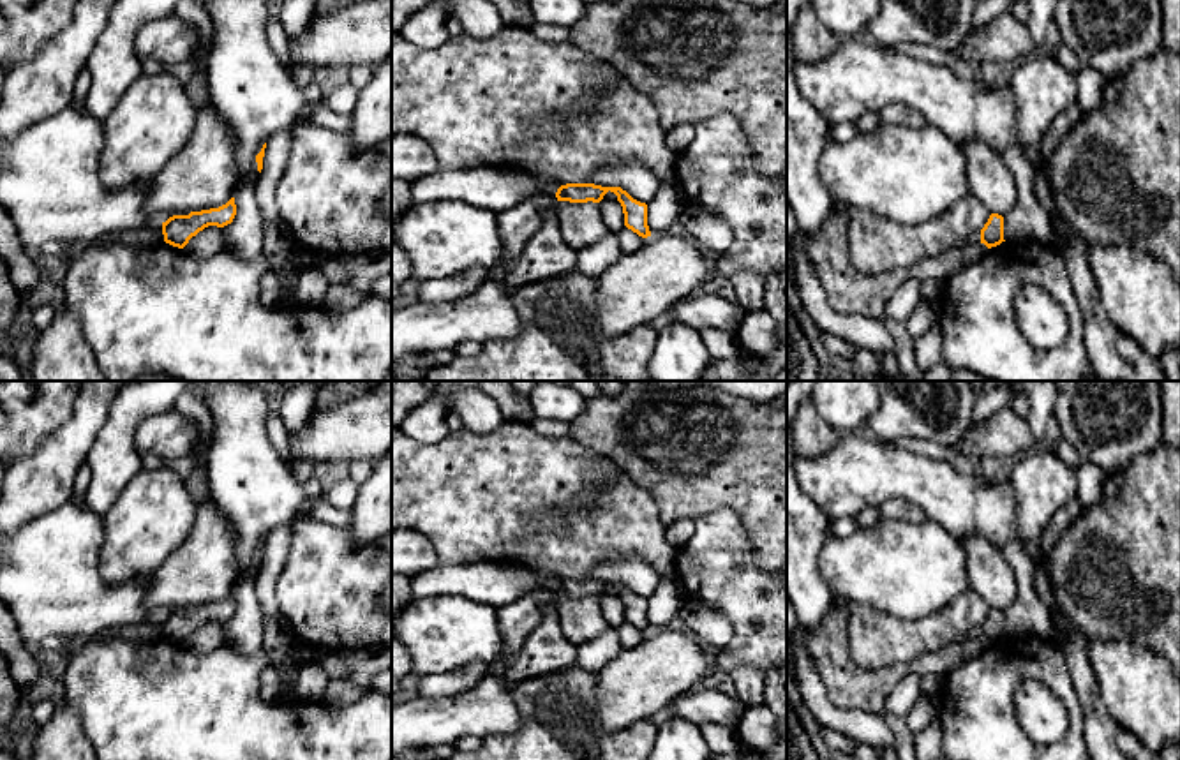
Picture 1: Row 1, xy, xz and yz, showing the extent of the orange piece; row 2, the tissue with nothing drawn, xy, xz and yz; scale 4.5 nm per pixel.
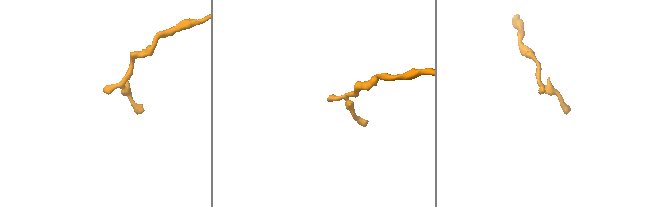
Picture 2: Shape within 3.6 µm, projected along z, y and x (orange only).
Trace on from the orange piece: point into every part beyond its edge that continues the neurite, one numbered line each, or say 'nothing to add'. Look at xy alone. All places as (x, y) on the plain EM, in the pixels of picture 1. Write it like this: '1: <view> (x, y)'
nothing to add

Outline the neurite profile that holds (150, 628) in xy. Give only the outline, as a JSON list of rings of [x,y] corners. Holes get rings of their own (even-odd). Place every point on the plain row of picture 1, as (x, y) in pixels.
[[[146,617],[141,622],[129,626],[115,626],[99,631],[92,638],[71,638],[62,635],[49,635],[41,640],[39,649],[42,658],[58,656],[69,659],[79,647],[86,645],[90,640],[99,638],[125,638],[129,642],[152,642],[164,638],[162,617]]]

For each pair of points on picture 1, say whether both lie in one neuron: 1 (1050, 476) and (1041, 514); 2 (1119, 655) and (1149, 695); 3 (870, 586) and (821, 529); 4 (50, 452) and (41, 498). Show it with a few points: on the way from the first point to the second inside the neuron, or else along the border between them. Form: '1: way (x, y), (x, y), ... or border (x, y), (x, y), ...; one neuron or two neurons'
1: way (1043, 485), (1041, 505); one neuron
2: way (1119, 665), (1138, 685); one neuron
3: border (833, 536), (819, 556), (819, 572), (824, 581); two neurons
4: way (50, 462), (50, 471), (41, 487); one neuron

